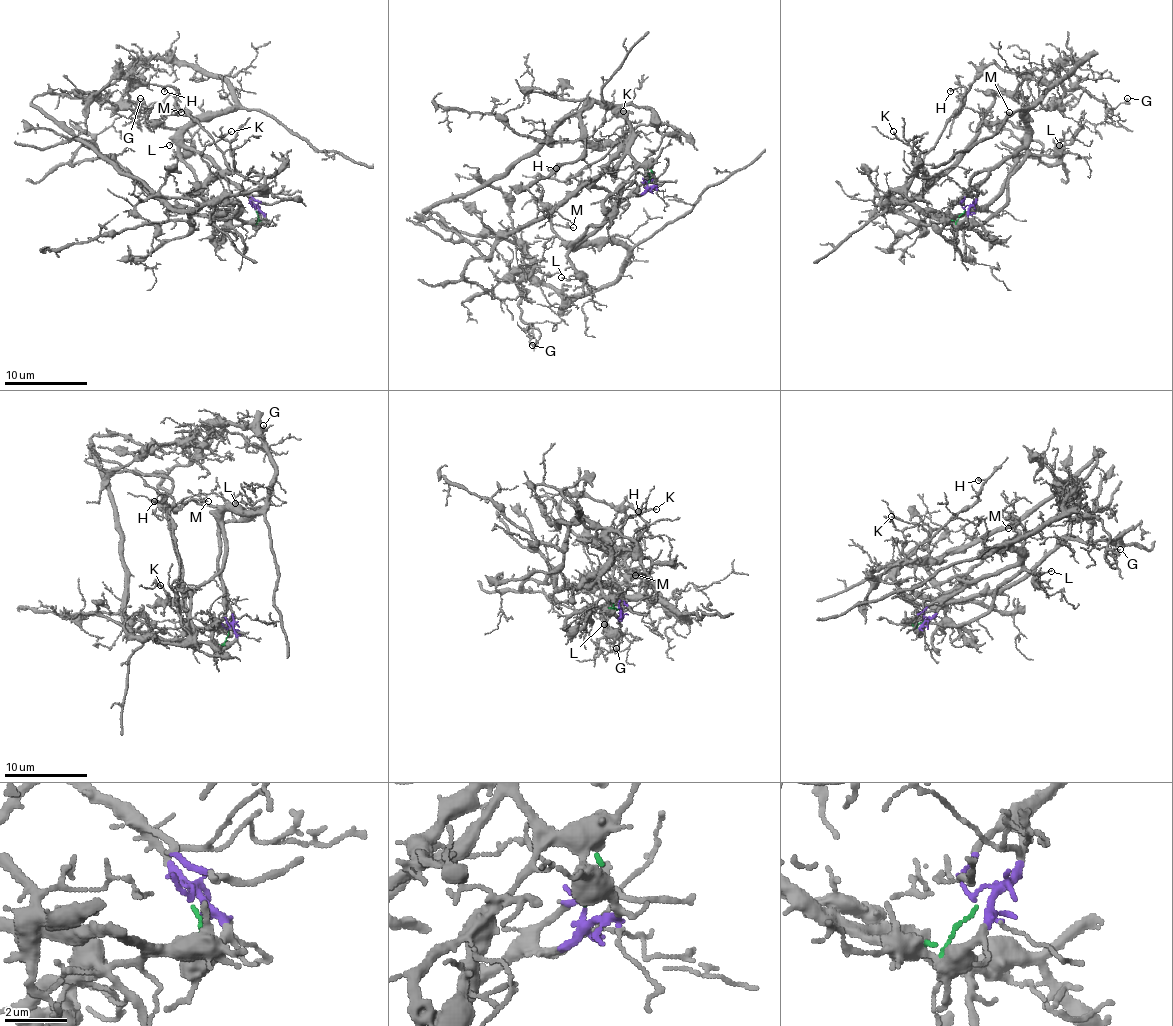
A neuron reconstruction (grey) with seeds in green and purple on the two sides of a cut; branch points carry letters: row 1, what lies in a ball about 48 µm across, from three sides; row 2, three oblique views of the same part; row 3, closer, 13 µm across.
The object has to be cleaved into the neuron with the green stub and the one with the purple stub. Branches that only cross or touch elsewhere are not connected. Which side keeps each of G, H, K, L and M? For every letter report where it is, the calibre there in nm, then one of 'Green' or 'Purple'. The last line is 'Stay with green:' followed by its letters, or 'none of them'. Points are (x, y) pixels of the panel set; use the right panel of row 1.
G: Place: (1127, 98). Thickness 240 nm. Purple
H: Place: (950, 91). Thickness 130 nm. Green
K: Place: (893, 131). Thickness 120 nm. Green
L: Place: (1059, 145). Thickness 90 nm. Purple
M: Place: (1009, 112). Thickness 160 nm. Purple
Stay with green: H, K

